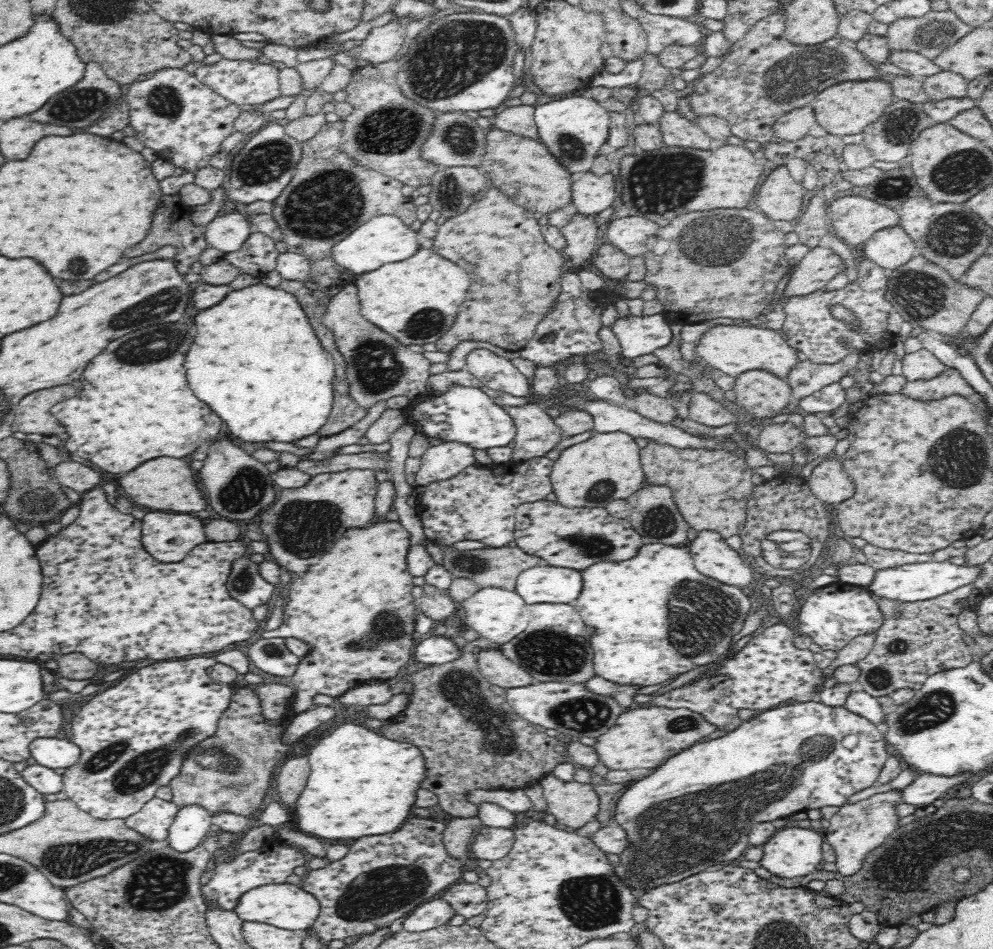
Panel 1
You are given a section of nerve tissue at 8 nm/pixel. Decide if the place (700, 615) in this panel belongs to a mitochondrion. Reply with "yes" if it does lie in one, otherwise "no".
yes

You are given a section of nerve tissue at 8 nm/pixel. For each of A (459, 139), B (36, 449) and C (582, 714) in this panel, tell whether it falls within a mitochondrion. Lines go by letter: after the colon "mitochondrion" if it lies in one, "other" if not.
A: mitochondrion
B: other
C: mitochondrion

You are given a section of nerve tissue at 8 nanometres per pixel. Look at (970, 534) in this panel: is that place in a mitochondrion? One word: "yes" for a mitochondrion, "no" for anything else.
no

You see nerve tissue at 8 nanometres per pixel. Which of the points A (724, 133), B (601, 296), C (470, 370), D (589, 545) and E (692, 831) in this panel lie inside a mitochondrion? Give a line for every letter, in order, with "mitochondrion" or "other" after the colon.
A: other
B: other
C: other
D: mitochondrion
E: mitochondrion

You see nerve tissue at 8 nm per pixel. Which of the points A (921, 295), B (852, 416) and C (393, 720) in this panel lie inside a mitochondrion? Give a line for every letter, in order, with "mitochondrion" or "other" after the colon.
A: mitochondrion
B: other
C: other

